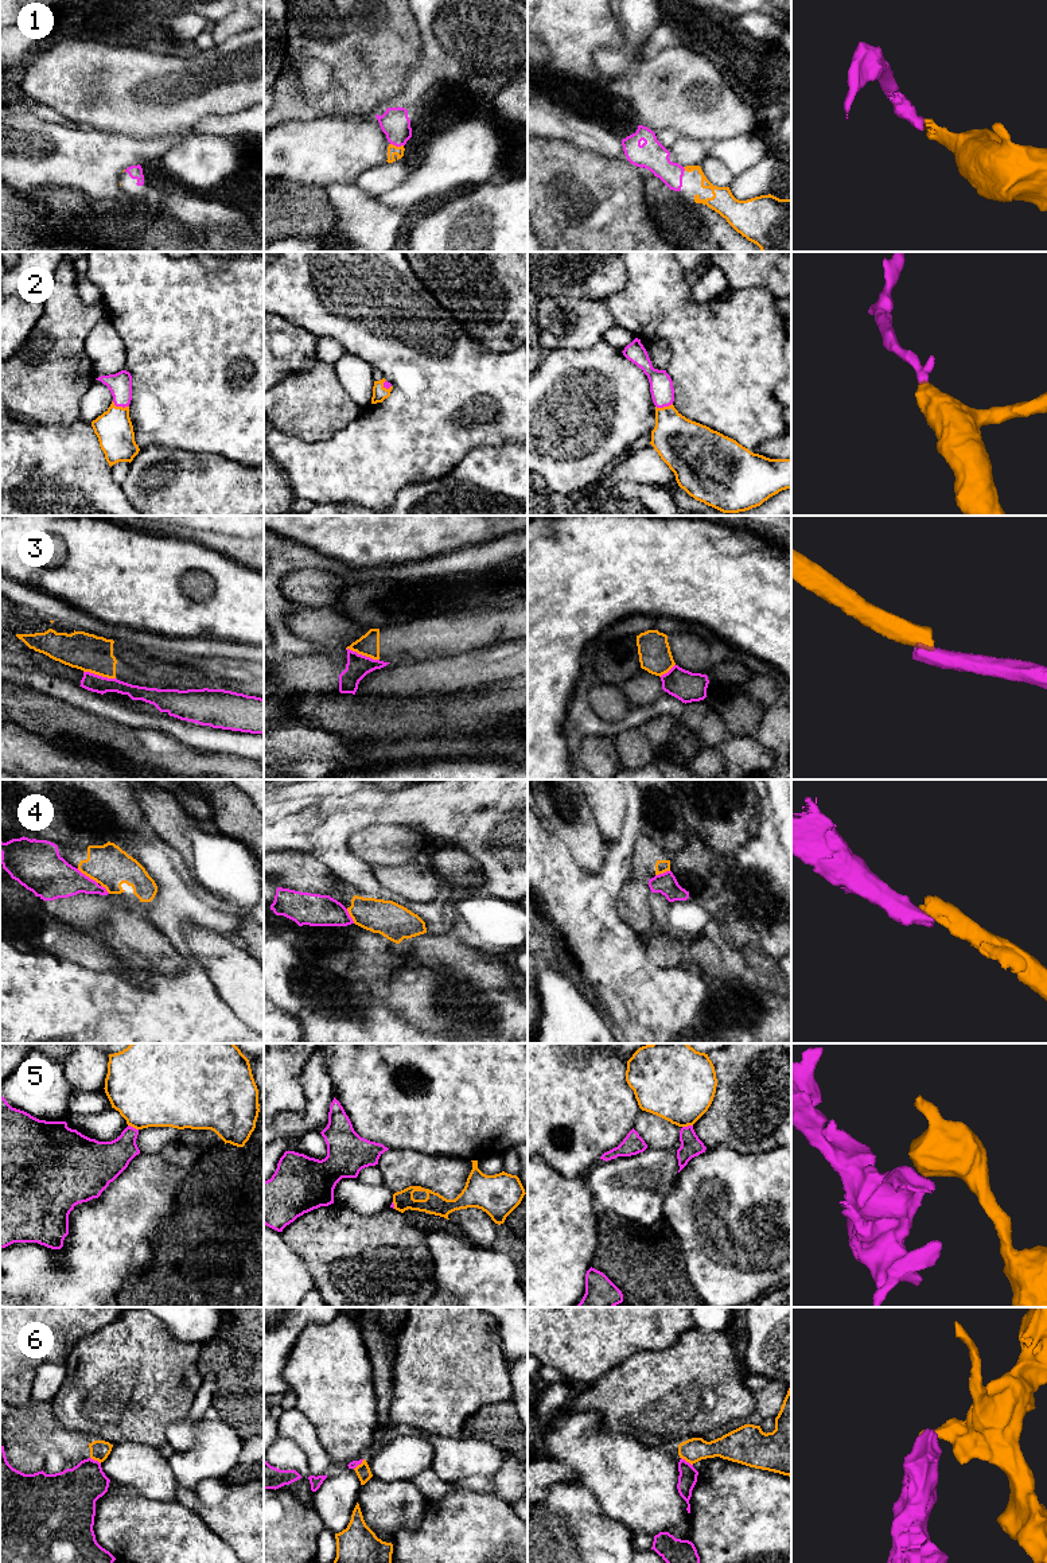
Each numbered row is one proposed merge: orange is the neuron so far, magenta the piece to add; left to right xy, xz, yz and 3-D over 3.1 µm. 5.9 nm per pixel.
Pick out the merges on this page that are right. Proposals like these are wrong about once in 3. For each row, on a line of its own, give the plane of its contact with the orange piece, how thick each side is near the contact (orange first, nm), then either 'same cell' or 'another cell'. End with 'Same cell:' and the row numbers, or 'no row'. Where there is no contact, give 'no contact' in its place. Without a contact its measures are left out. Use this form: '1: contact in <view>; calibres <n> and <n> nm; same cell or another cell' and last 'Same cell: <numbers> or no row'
1: contact in xz; calibres 60 and 180 nm; same cell
2: contact in xy; calibres 220 and 140 nm; same cell
3: contact in xz; calibres 130 and 140 nm; another cell
4: contact in xy; calibres 240 and 280 nm; another cell
5: contact in xy; calibres 460 and 220 nm; another cell
6: contact in yz; calibres 140 and 110 nm; another cell
Same cell: 1, 2

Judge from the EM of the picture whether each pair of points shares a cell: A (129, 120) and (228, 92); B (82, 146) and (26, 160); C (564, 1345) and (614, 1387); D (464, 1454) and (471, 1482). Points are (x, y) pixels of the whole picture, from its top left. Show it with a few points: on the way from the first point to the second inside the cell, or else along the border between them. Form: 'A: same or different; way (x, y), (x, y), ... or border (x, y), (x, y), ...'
A: same; way (154, 108), (166, 108), (203, 96)
B: same; way (69, 156), (39, 158)
C: different; border (629, 1359), (594, 1383), (583, 1387)
D: different; border (439, 1476), (447, 1481), (474, 1476), (490, 1477)

